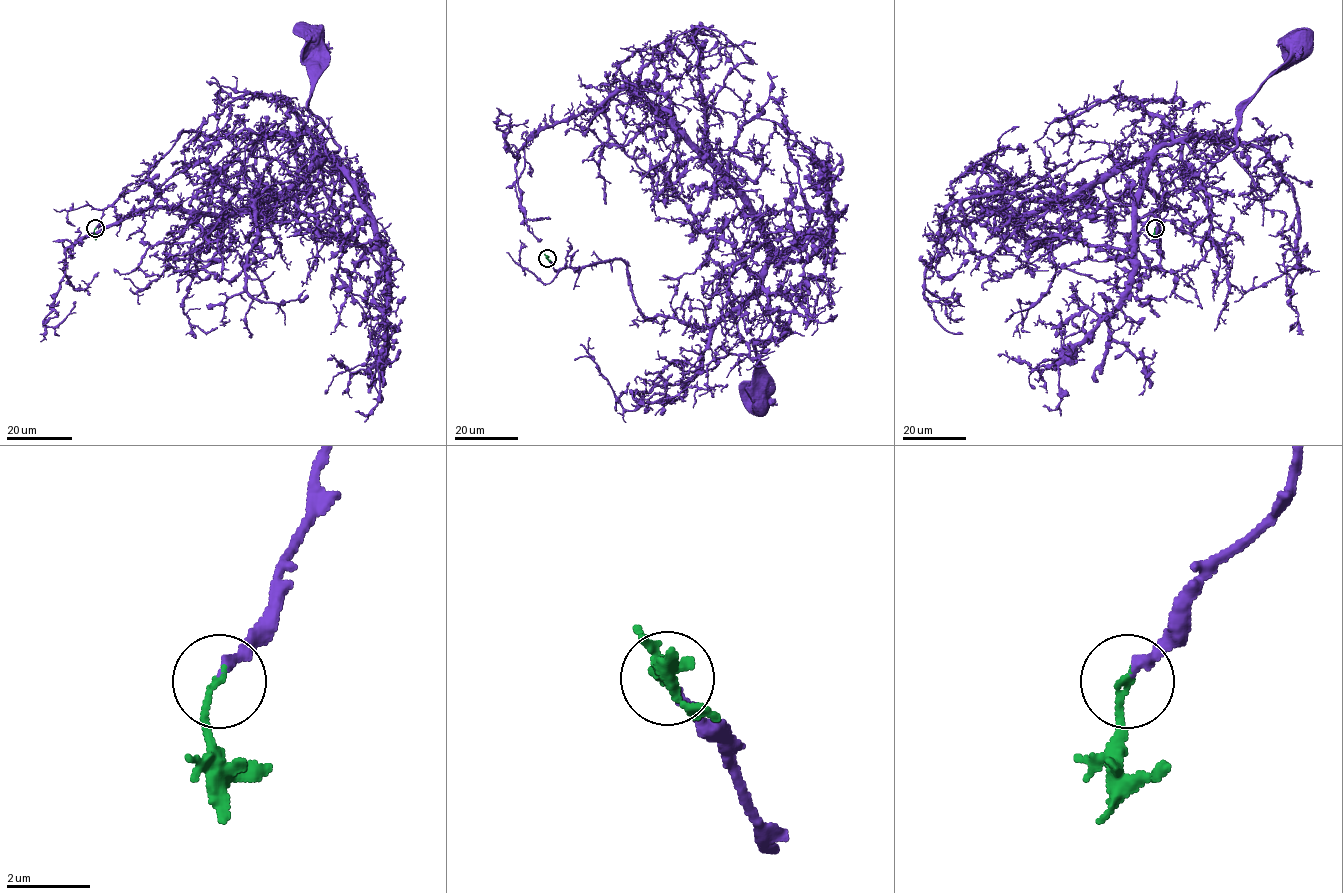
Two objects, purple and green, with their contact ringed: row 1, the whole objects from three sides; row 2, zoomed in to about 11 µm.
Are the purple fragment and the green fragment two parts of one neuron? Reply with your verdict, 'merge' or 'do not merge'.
merge

